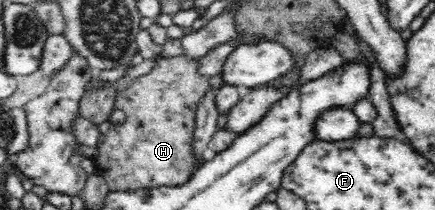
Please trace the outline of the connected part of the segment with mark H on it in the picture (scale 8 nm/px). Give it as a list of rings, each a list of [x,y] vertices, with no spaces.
[[[183,54],[159,59],[153,71],[118,92],[115,109],[126,113],[126,122],[103,135],[93,159],[110,192],[181,186],[194,175],[199,167],[191,153],[196,111],[210,89],[209,77],[201,77],[197,66],[198,61],[189,61]]]

